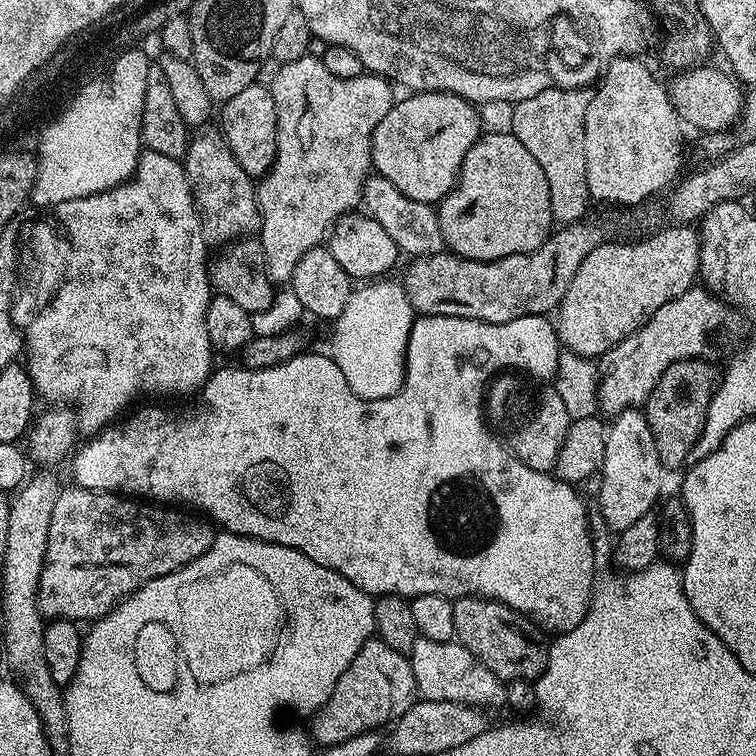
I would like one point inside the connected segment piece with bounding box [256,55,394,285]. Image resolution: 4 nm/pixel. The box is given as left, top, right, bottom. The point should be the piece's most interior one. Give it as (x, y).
(324, 125)

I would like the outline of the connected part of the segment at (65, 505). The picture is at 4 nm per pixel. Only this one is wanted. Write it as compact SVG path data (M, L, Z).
M71 487L61 491L54 506L53 518L50 519L48 554L39 589L39 607L48 618L73 622L88 619L88 622L95 622L146 582L162 578L178 571L182 565L194 562L194 558L209 549L216 535L209 521L188 510L137 502L115 492L94 492L90 488Z

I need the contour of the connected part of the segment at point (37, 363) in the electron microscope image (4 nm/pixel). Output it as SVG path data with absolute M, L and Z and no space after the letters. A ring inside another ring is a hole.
M141 151L136 168L129 179L93 196L74 198L70 202L57 204L54 208L55 212L55 223L66 233L64 278L56 293L52 295L52 299L33 315L37 316L29 322L28 332L26 328L26 356L28 352L26 367L37 397L44 399L45 396L46 399L52 400L48 402L56 406L67 402L80 412L84 411L84 417L82 414L78 420L79 427L83 431L85 428L88 434L95 434L101 428L113 423L125 411L123 408L127 404L134 403L143 392L148 396L184 396L187 392L199 393L214 371L212 365L214 349L210 342L210 334L206 330L206 310L212 301L214 289L212 281L208 278L210 255L208 256L207 248L210 248L210 244L200 225L200 215L196 213L196 203L192 197L188 175L184 173L183 163L174 158L166 158L166 154Z

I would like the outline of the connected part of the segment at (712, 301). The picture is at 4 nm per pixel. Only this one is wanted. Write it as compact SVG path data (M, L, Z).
M693 286L678 298L666 302L662 310L654 310L652 317L637 332L599 357L599 411L605 417L614 418L627 408L647 404L654 386L658 386L658 378L662 378L673 362L707 357L708 348L724 344L731 338L732 332L728 327L735 322L735 314L721 297L703 286Z

